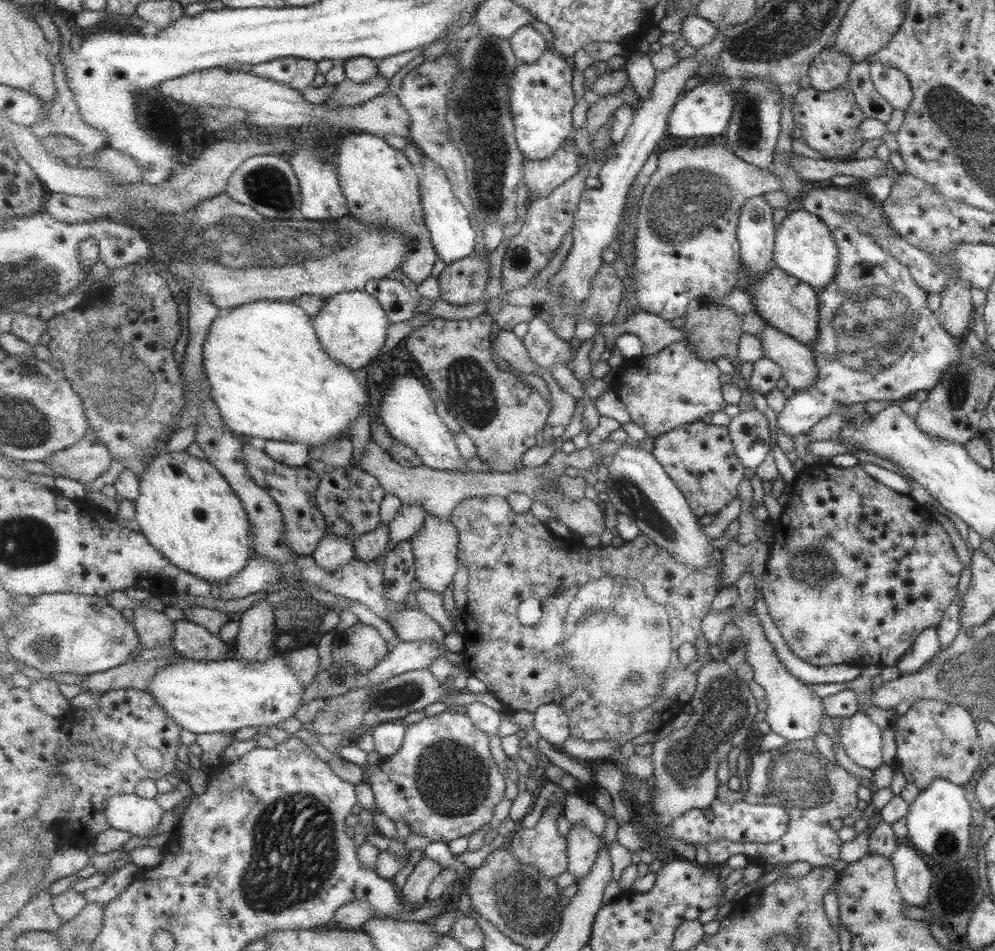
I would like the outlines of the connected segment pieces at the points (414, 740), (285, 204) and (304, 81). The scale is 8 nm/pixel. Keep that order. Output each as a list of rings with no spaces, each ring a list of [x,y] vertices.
[[[445,710],[432,717],[424,716],[407,727],[403,746],[397,754],[384,758],[379,766],[365,766],[376,807],[383,810],[383,814],[391,821],[405,822],[411,833],[431,838],[432,842],[449,844],[452,840],[469,837],[481,830],[482,826],[491,824],[495,806],[505,799],[507,780],[489,748],[489,734],[477,728],[464,710],[455,713]]]
[[[265,154],[248,158],[229,179],[226,193],[270,219],[304,219],[300,180],[285,156]]]
[[[293,57],[275,59],[265,64],[252,65],[251,73],[304,91],[311,87],[311,82],[317,76],[318,61]]]

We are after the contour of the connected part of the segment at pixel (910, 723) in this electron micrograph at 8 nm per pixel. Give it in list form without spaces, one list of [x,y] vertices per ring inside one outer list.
[[[916,700],[890,726],[894,730],[896,753],[894,760],[899,764],[906,783],[923,790],[935,779],[949,780],[961,784],[971,778],[979,764],[977,730],[969,711],[956,704],[940,700]]]

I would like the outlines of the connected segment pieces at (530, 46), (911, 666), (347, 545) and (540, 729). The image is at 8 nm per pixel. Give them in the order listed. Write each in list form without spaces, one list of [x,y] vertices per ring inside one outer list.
[[[527,24],[520,28],[511,38],[512,47],[516,56],[523,62],[533,64],[537,62],[543,53],[551,48],[551,43],[543,38],[543,34]]]
[[[926,628],[915,637],[913,644],[900,656],[895,665],[901,675],[906,675],[918,671],[939,651],[935,628]]]
[[[328,532],[312,555],[321,568],[335,572],[352,562],[356,548],[349,538]]]
[[[556,704],[540,706],[534,712],[533,728],[540,737],[558,747],[563,746],[572,734],[570,716],[562,706]]]

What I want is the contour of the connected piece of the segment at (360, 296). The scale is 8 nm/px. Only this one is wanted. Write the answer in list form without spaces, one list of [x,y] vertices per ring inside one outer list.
[[[345,291],[329,297],[319,316],[315,317],[317,337],[321,338],[321,345],[333,360],[339,360],[341,365],[347,365],[355,372],[362,372],[371,365],[378,352],[387,340],[389,316],[381,301],[371,293],[365,291]]]

